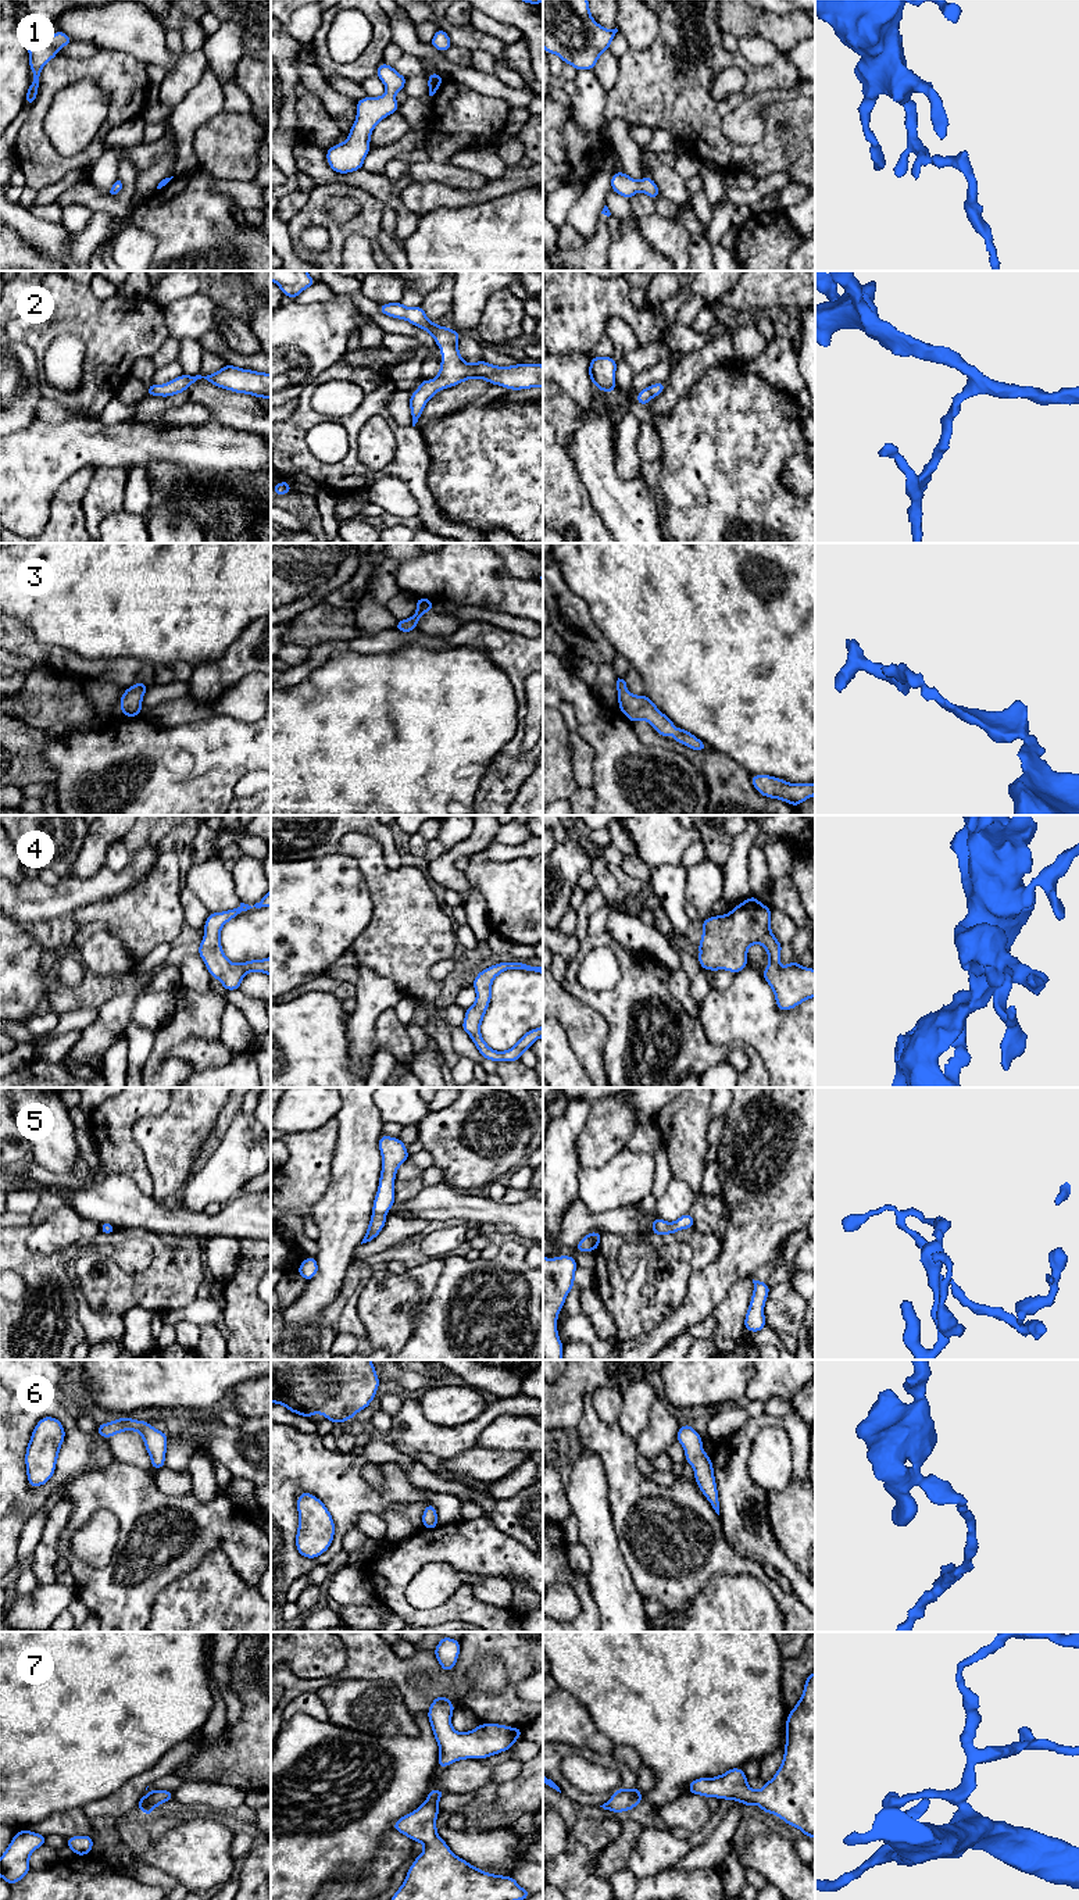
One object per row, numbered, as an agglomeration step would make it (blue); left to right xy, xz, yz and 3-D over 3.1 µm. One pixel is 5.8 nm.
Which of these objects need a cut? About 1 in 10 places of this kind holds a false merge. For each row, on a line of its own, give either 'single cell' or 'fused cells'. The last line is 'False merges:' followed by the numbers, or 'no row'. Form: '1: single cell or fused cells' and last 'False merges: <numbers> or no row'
1: single cell
2: single cell
3: single cell
4: single cell
5: single cell
6: single cell
7: single cell
False merges: no row

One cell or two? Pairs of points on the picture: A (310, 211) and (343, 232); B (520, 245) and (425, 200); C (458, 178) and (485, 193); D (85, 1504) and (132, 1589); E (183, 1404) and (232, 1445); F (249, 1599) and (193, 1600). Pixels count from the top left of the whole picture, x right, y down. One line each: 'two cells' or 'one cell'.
A: one cell
B: two cells
C: two cells
D: one cell
E: two cells
F: one cell

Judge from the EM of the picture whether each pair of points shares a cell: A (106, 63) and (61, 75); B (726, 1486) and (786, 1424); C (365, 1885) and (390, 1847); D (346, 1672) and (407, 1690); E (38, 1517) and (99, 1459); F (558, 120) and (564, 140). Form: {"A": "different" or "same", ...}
{"A": "same", "B": "same", "C": "same", "D": "same", "E": "different", "F": "same"}

